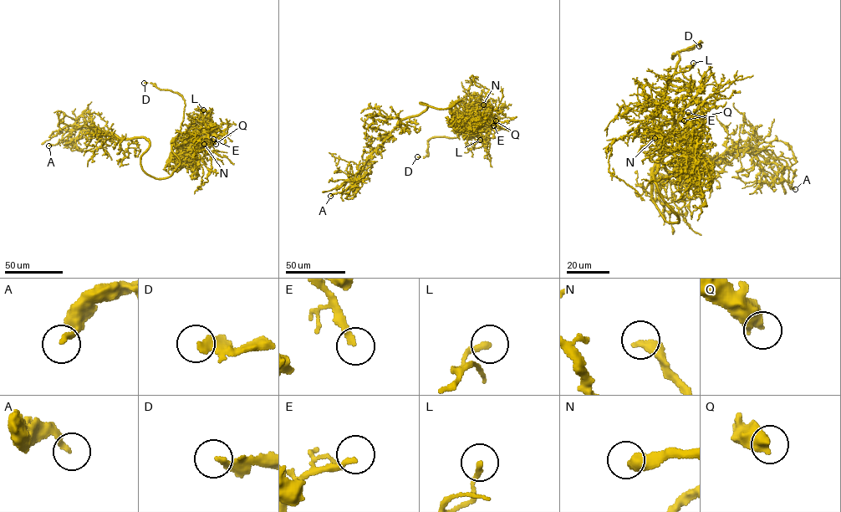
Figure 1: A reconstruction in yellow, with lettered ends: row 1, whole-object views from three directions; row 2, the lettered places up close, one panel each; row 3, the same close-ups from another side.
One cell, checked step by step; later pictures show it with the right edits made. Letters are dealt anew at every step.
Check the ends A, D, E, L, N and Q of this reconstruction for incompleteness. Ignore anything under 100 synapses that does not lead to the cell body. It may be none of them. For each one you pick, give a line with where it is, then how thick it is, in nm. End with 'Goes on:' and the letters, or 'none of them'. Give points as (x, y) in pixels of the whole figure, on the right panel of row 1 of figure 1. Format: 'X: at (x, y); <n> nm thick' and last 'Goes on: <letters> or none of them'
D: at (699, 46); 280 nm thick
E: at (688, 112); 240 nm thick
Q: at (684, 120); 550 nm thick
Goes on: D, E, Q

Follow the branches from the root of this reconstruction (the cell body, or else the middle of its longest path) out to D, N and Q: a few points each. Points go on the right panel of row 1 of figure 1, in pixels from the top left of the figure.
D: (670, 222), (679, 217), (654, 180), (663, 143), (653, 115), (679, 59), (674, 53), (699, 46)
N: (670, 222), (677, 222), (679, 217), (663, 198), (654, 175), (665, 143), (675, 130), (669, 140), (654, 138)
Q: (670, 222), (677, 222), (679, 217), (663, 198), (654, 175), (665, 143), (675, 135), (679, 120), (684, 120)

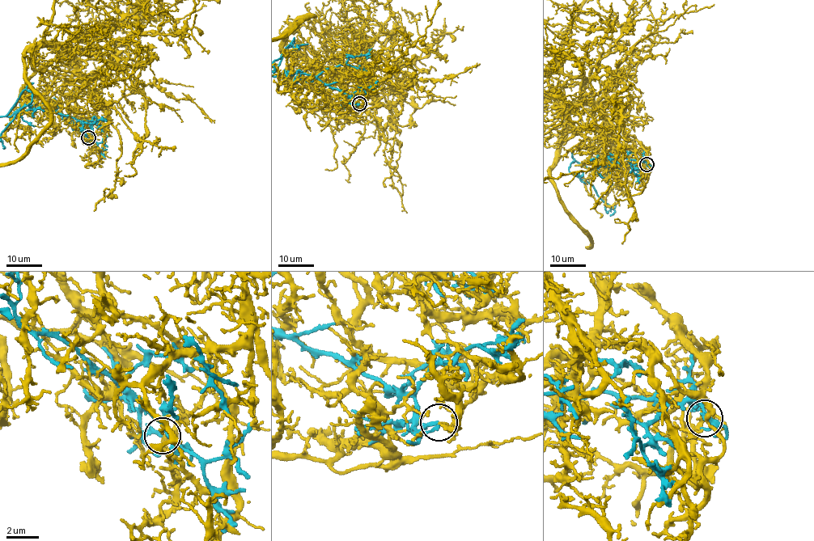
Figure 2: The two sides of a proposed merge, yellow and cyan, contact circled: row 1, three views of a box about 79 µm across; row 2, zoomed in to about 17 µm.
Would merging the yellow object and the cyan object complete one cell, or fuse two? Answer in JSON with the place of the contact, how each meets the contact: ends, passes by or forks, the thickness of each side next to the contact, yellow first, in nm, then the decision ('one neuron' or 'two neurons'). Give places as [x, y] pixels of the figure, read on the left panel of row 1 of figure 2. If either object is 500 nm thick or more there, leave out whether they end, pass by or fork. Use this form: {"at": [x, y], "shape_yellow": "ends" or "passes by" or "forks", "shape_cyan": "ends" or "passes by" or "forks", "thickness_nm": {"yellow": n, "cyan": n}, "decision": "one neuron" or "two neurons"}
{"at": [88, 137], "shape_yellow": "forks", "shape_cyan": "ends", "thickness_nm": {"yellow": 200, "cyan": 220}, "decision": "two neurons"}

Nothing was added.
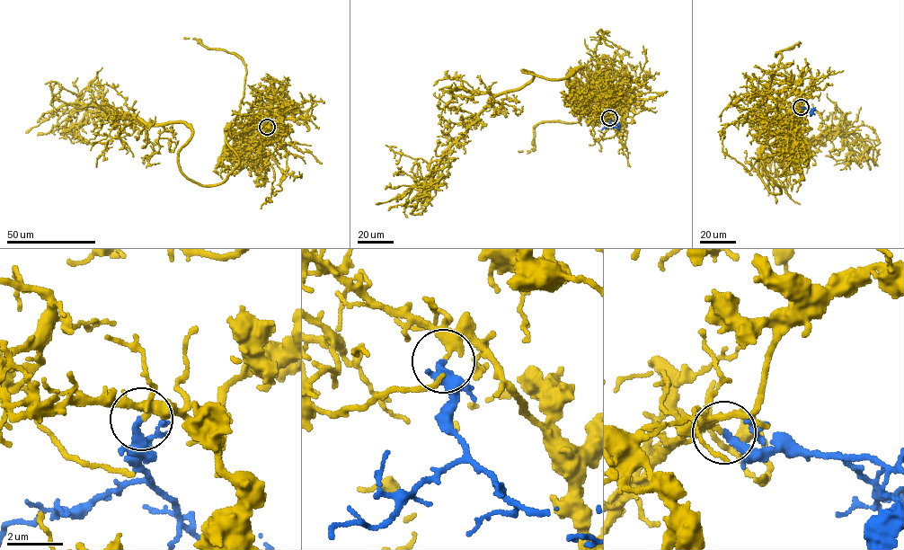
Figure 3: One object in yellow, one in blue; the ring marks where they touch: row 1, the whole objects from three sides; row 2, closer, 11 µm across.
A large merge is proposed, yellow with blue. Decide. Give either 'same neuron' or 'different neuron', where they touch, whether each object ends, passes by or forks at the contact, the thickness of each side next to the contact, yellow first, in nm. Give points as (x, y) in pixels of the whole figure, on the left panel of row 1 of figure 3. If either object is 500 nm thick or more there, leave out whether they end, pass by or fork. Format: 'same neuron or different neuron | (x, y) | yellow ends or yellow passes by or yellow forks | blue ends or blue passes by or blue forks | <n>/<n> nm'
same neuron | (267, 127) | yellow ends | blue ends | 360/300 nm

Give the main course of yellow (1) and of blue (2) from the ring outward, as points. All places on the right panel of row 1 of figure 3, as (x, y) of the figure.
1: (801, 107), (772, 123), (760, 155), (771, 192), (766, 142), (855, 133), (878, 165)
2: (801, 107), (813, 110), (810, 116)

